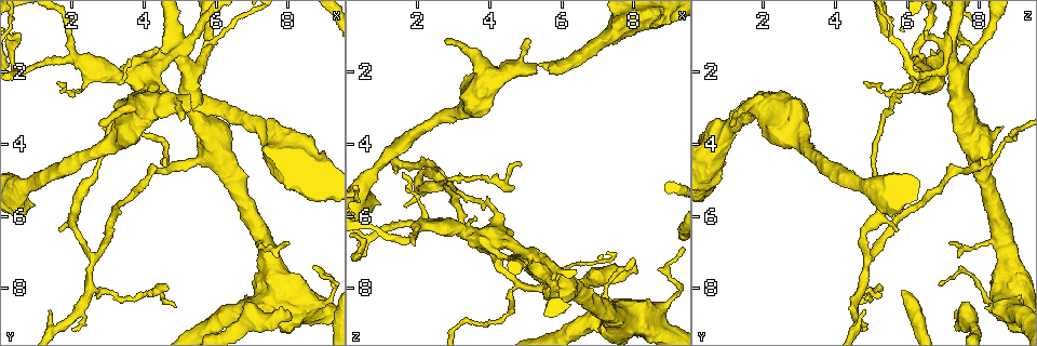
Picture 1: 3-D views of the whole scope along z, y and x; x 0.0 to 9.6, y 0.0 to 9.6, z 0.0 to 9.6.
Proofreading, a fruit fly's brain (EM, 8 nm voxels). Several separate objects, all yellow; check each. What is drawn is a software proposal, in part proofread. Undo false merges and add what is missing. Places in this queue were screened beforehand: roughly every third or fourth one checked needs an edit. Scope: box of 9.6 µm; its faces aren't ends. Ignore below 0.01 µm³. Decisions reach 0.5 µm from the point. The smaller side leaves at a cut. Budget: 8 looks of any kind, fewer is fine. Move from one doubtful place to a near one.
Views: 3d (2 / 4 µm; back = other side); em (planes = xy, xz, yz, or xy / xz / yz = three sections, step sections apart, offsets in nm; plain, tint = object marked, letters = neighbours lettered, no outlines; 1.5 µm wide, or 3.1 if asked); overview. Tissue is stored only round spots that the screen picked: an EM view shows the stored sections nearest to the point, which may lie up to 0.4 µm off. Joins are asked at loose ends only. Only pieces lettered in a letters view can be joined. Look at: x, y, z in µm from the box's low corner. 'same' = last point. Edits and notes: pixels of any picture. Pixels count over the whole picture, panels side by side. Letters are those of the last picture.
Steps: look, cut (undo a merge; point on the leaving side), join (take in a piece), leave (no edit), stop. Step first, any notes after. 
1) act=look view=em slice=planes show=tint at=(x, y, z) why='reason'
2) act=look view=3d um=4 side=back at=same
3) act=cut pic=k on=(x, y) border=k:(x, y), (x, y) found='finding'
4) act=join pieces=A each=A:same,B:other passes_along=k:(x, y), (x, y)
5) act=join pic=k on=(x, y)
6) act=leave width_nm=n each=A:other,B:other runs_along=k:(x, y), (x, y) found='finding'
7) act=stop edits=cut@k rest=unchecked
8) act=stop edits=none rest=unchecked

act=look view=em slice=xy step=8 show=tint at=(2.70, 4.65, 5.05) why='calibre changes'

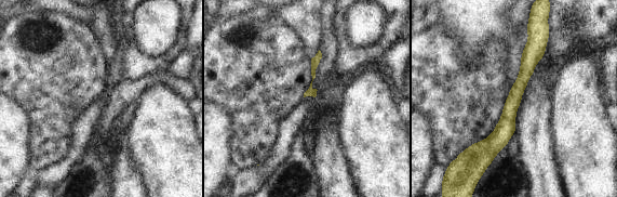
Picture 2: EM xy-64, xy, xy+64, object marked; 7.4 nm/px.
act=look view=em slice=planes show=letters at=same

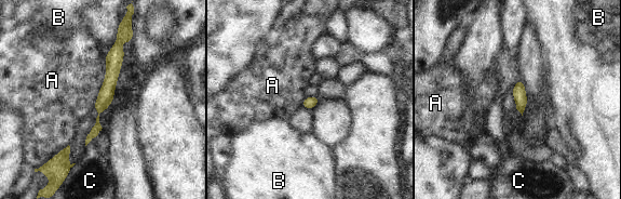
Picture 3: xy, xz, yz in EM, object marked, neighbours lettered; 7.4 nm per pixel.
act=leave each=A:other,B:other,C:other runs_along=3:(119, 37), (97, 128), (90, 136) found='continuous, no second cell'

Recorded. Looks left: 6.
act=look view=em slice=planes show=letters at=(2.75, 3.50, 1.10) why='an open end'

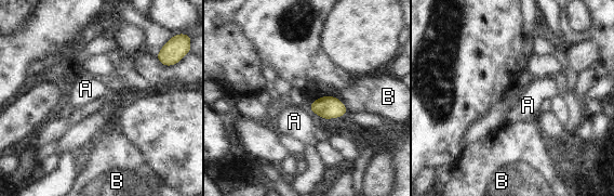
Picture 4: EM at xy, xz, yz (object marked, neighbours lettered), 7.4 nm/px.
act=leave each=A:other,B:other border=4:(307, 106), (309, 109) found='none of them fits'

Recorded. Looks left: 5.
act=look view=3d um=2 at=(5.00, 3.35, 1.10) why='branch stops here'

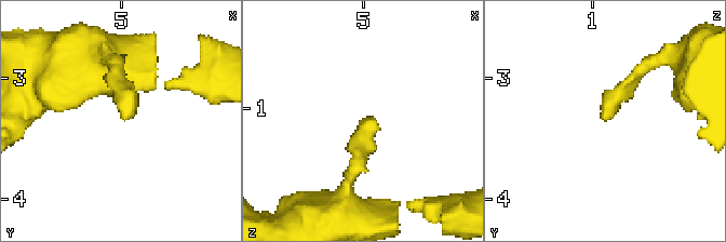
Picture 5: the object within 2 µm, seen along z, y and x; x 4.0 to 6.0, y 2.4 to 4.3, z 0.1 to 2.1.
act=look view=em slice=planes show=letters at=(5.02, 3.34, 1.08) why='now the EM'

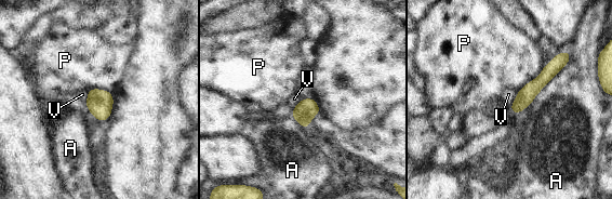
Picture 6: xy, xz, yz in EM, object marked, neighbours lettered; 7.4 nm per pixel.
act=leave longest_contact=A:340nm each=A:other,P:other,V:other runs_along=6:(546, 71), (516, 110) found='none of them fits'

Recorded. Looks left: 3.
act=stop edits=none rest=unchecked

